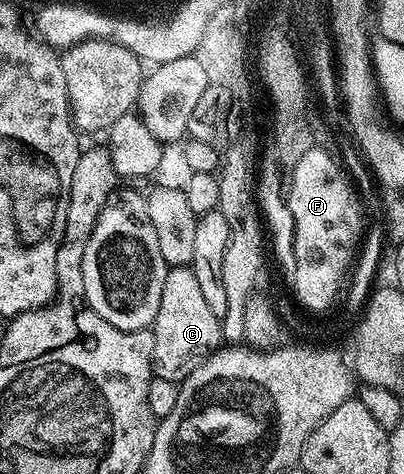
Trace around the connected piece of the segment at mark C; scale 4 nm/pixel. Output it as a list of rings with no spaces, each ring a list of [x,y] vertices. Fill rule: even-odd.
[[[192,267],[169,268],[167,278],[163,282],[163,298],[159,298],[159,310],[157,317],[151,325],[153,334],[153,374],[159,378],[167,378],[167,382],[180,385],[197,369],[197,367],[212,356],[218,348],[222,347],[222,321],[207,307],[207,301],[203,298],[199,287],[199,281],[195,279]]]

